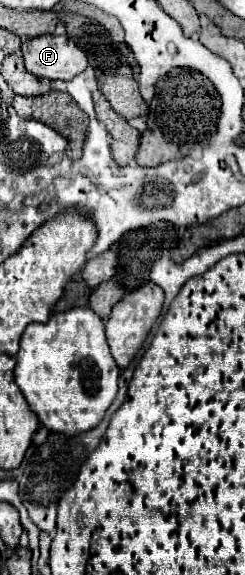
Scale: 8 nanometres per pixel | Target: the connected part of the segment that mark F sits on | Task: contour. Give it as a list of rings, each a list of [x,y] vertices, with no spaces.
[[[44,34],[22,44],[26,70],[38,78],[72,80],[88,66],[86,54],[66,36]]]

